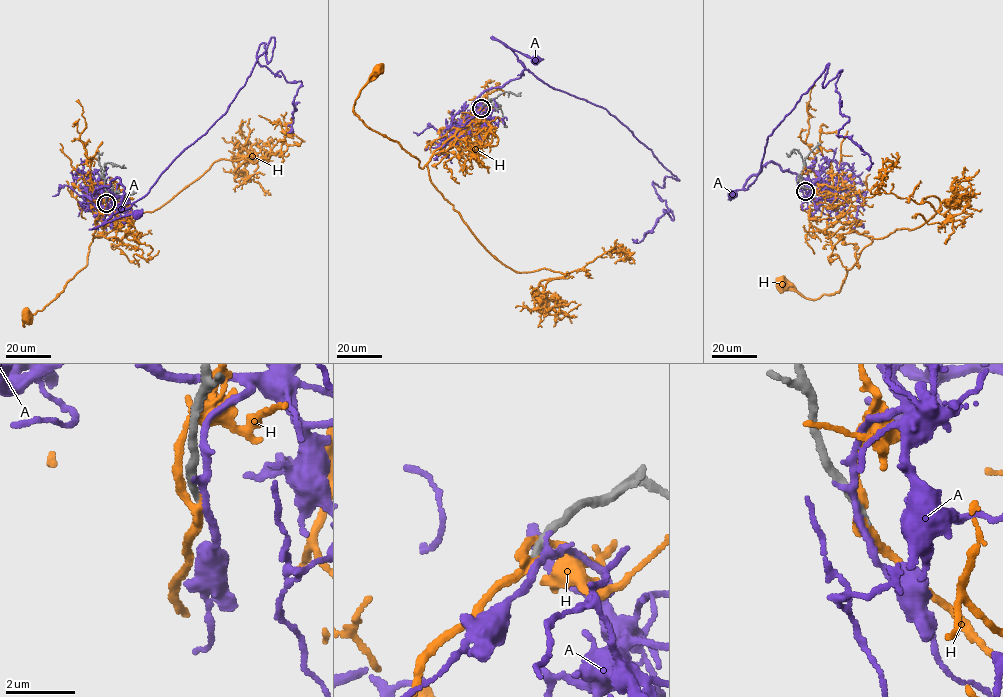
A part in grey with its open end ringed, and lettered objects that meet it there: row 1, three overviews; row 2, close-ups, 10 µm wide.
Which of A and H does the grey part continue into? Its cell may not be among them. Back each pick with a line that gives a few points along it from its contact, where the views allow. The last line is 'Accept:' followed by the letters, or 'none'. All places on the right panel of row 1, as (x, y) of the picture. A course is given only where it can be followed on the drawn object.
H: course (805, 191), (814, 201), (844, 214), (849, 227), (872, 241), (847, 271), (838, 292), (811, 299), (780, 283)
Accept: H

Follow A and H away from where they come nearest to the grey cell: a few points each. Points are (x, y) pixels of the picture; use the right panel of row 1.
A: (805, 190), (809, 180), (783, 171), (771, 161), (732, 194)
H: (805, 191), (814, 201), (844, 214), (849, 227), (872, 241), (847, 271), (838, 292), (811, 299), (780, 283)

